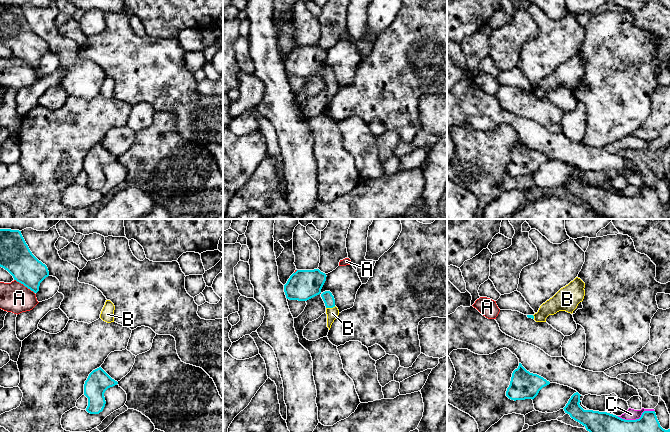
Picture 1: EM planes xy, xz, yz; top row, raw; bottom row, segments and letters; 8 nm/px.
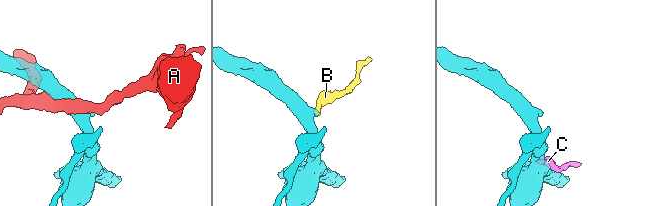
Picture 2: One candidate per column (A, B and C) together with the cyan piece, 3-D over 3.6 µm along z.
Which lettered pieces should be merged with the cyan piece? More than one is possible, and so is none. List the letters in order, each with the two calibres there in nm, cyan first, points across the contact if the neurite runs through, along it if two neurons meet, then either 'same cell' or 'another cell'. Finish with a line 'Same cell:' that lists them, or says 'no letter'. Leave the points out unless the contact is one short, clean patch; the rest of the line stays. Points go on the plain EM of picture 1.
A: 260 nm thick on the cyan side, 240 nm on the other; another cell
B: 90 nm thick on the cyan side, 100 nm on the other; runs through xz (328, 74), (330, 83), (332, 89); same cell
C: 380 nm thick on the cyan side, 90 nm on the other; another cell
Same cell: B

